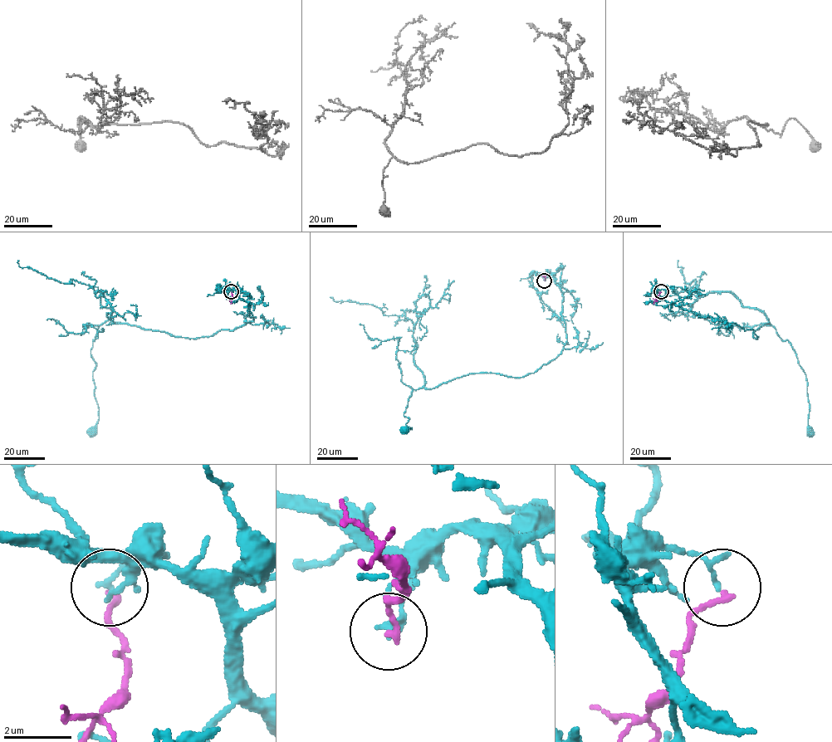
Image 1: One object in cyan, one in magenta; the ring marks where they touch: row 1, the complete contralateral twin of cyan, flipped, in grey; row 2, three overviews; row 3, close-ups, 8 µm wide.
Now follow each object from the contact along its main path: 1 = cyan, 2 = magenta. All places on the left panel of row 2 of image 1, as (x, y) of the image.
1: (231, 291), (253, 320), (232, 330), (193, 338), (110, 319), (98, 327), (92, 432)
2: (231, 291), (231, 304)

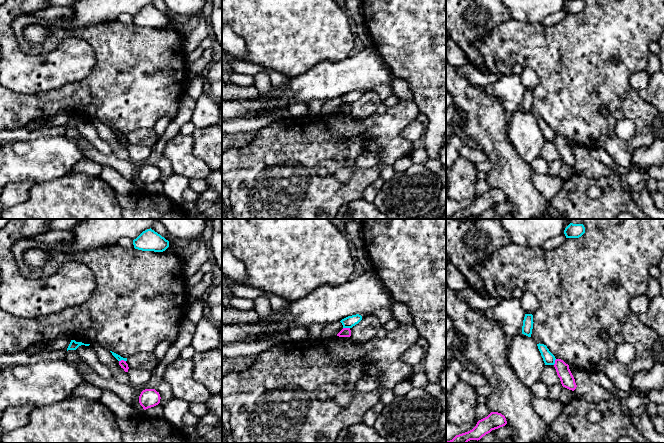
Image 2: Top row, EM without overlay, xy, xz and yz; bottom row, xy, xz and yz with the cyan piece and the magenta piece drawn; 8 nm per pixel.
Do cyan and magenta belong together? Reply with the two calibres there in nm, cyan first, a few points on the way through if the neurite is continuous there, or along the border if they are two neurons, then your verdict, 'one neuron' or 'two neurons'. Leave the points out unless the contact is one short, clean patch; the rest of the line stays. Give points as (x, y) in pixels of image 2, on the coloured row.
50/60 nm | along xy (125, 360), (119, 361) | two neurons

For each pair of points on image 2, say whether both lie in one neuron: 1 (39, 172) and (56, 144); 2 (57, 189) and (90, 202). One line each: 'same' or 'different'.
1: same
2: same

